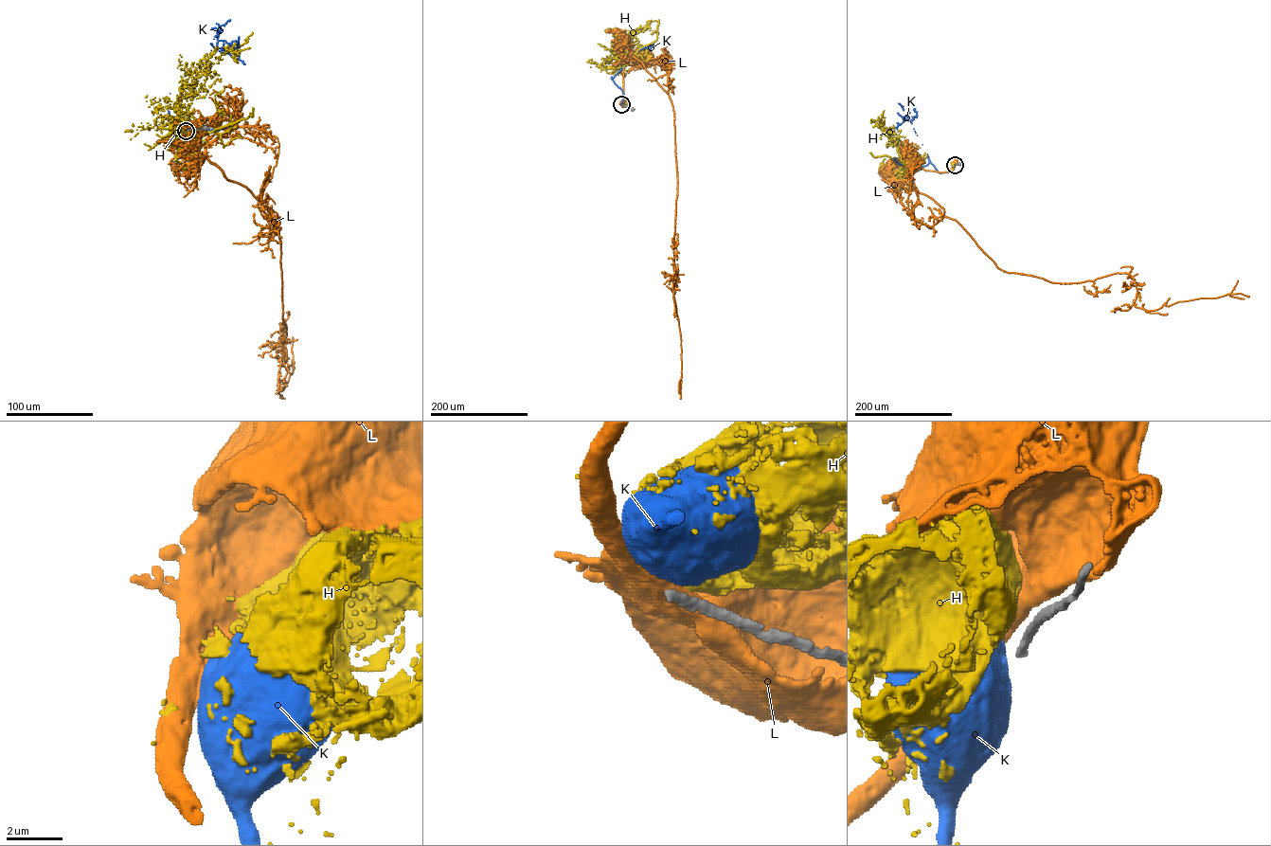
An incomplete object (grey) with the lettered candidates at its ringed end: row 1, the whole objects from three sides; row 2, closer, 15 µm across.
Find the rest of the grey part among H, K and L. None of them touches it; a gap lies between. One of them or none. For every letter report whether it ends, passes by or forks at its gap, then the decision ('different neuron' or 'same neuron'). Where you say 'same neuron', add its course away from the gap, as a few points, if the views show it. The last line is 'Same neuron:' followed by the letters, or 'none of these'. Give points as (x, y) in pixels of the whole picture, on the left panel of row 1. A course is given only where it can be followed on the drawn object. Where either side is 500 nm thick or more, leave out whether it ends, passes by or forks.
H: different neuron
K: different neuron
L: different neuron
Same neuron: none of these

